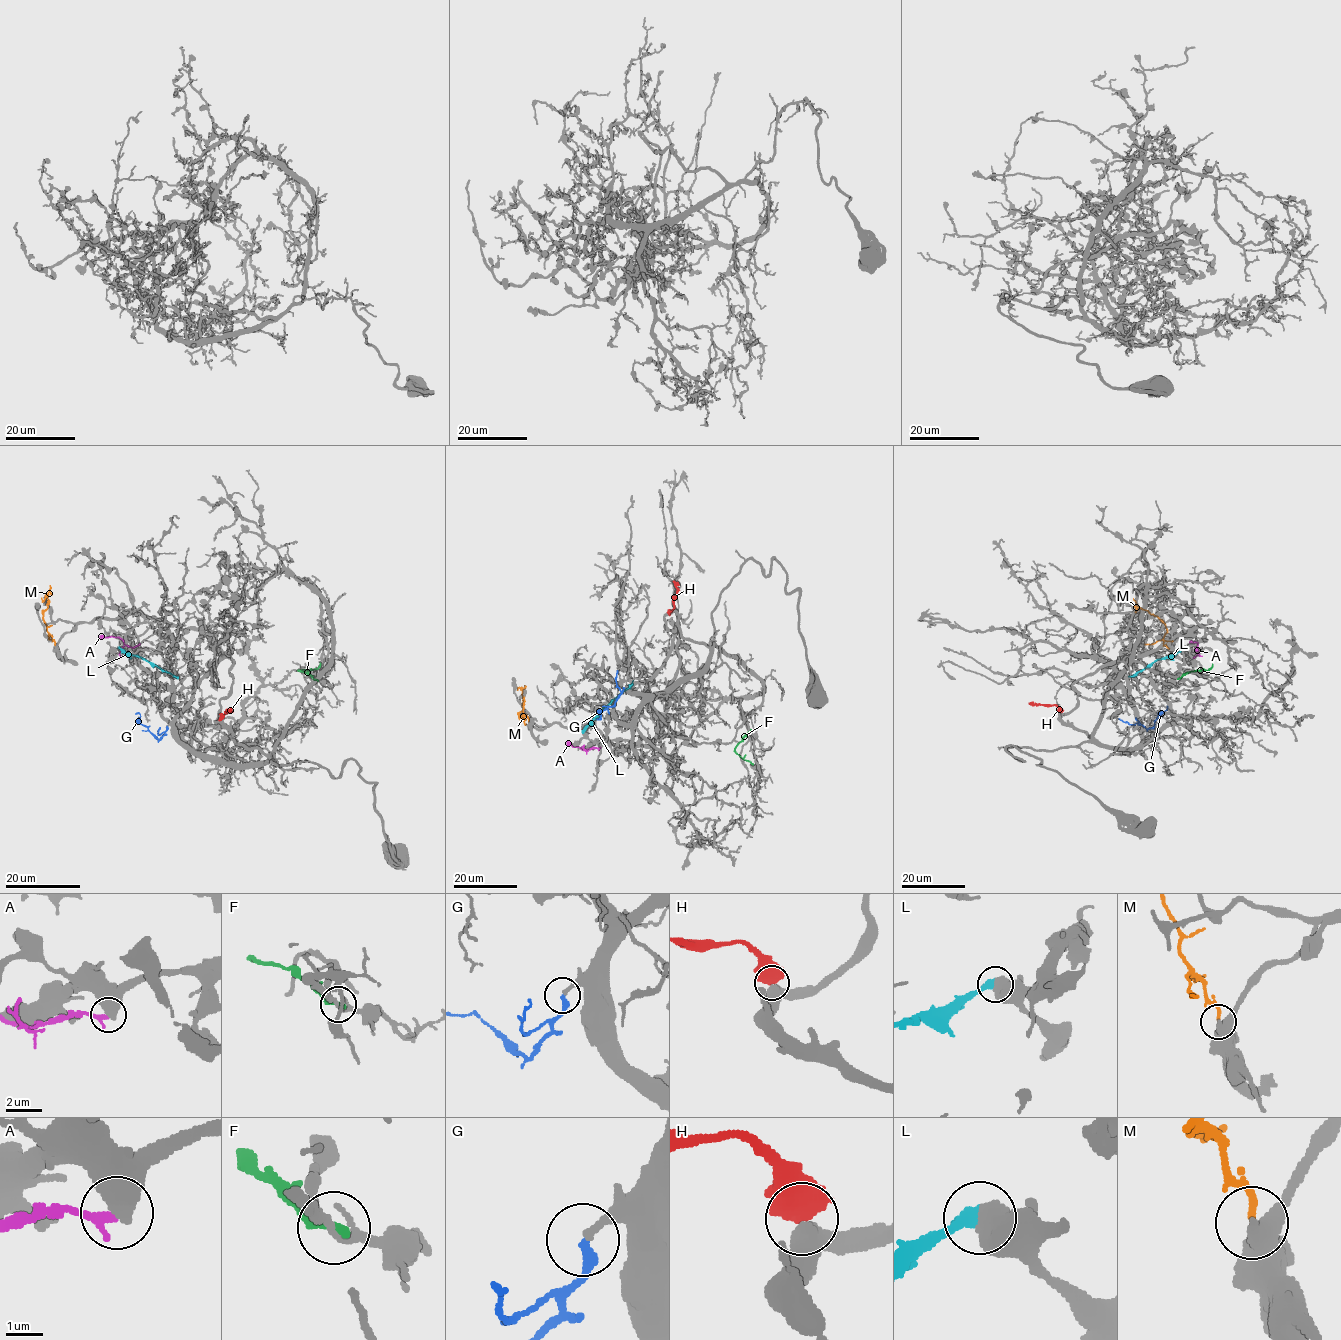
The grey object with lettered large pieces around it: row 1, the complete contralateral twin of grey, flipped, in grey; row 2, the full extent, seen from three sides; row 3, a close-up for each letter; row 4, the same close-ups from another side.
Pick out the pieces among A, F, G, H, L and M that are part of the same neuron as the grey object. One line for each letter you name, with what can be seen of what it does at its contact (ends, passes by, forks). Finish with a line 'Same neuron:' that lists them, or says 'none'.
G: it ends
Same neuron: G

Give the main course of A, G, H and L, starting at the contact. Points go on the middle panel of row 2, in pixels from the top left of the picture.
A: (599, 748), (583, 749), (567, 742)
G: (623, 688), (615, 703), (602, 711), (601, 719), (597, 719)
H: (668, 612), (674, 607), (676, 595), (673, 580)
L: (583, 733), (633, 680)

